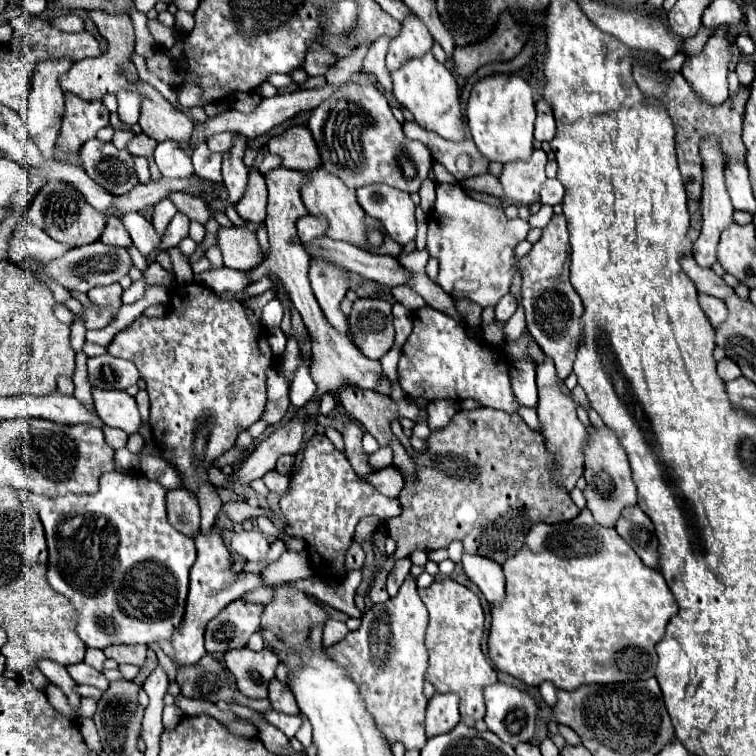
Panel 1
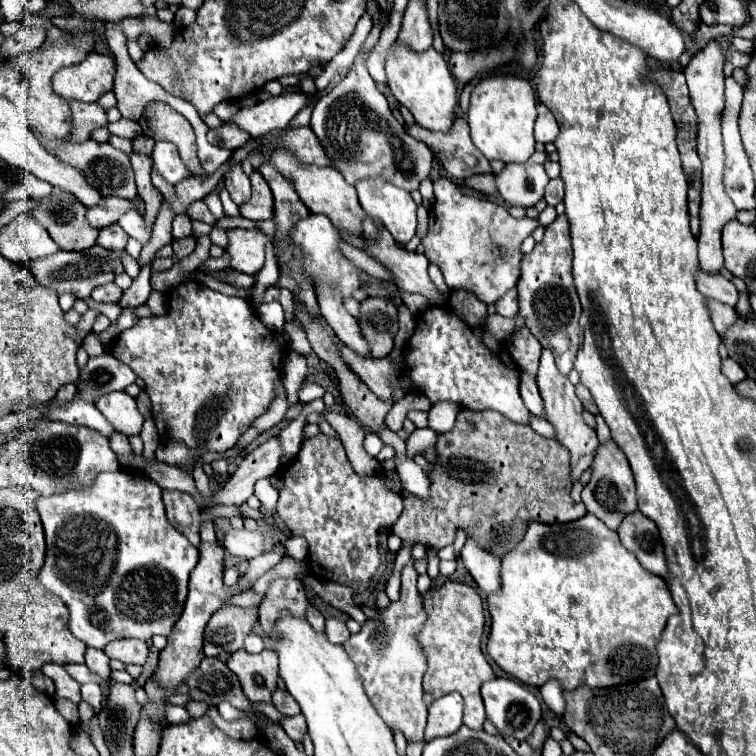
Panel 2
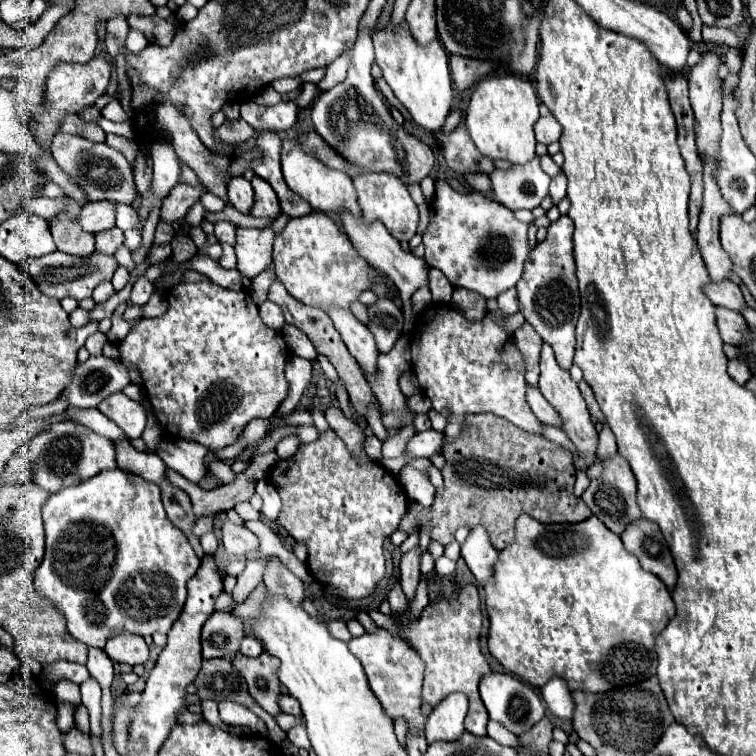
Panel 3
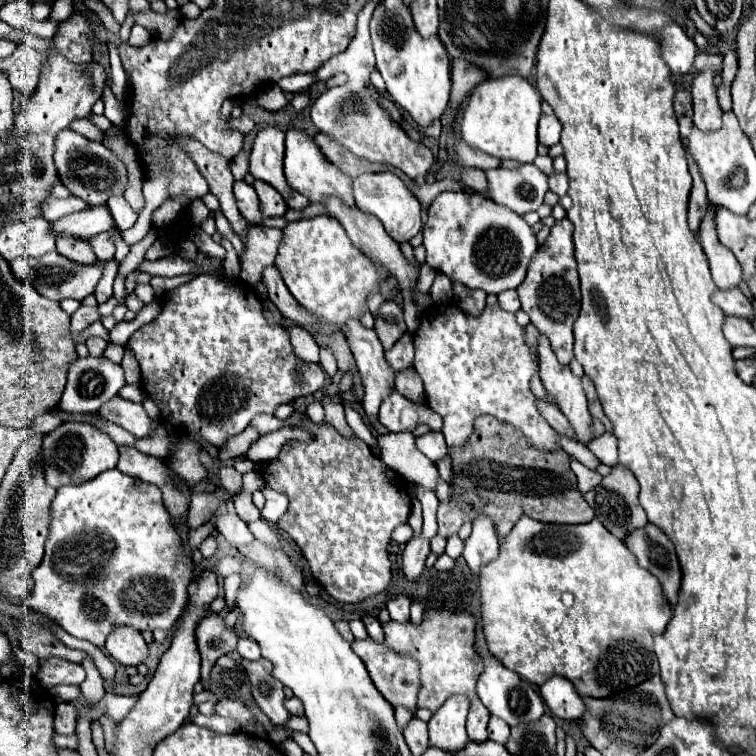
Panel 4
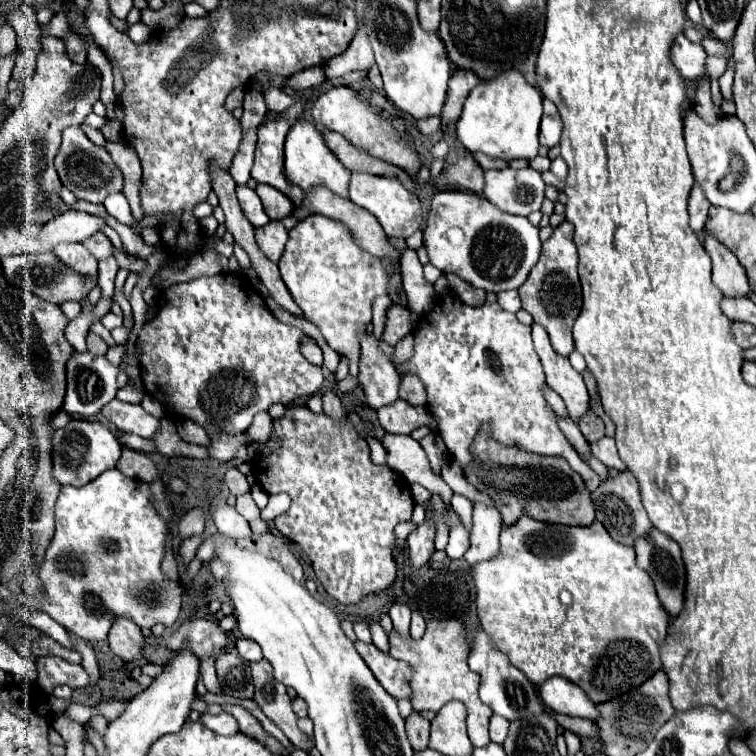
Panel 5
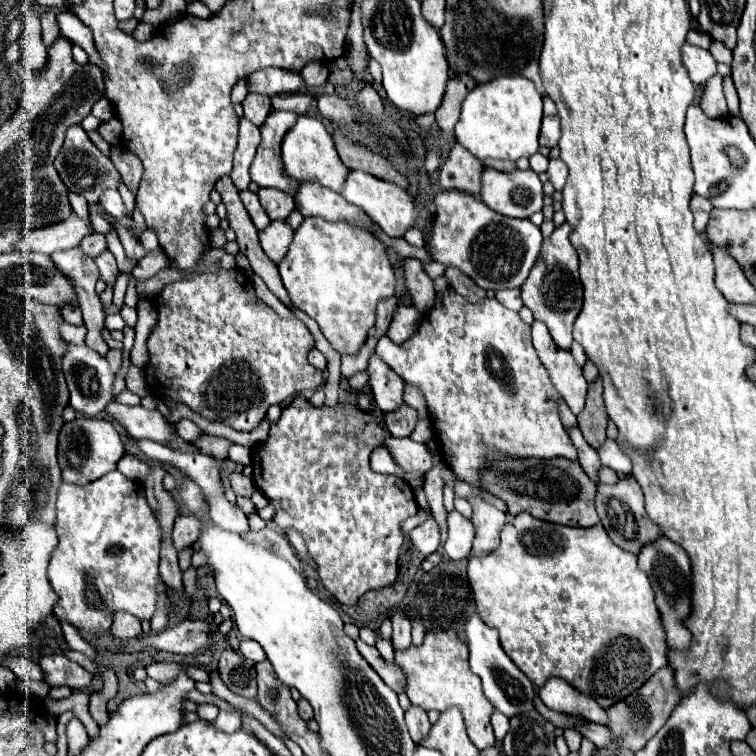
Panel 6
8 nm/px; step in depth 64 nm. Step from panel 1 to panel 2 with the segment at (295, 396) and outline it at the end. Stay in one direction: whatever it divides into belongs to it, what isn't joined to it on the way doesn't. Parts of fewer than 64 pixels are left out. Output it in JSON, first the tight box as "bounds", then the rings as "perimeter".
{"bounds":[300,382,326,402],"perimeter":[[[304,382],[304,384],[302,384],[302,390],[300,390],[300,402],[312,402],[312,400],[316,400],[316,398],[322,398],[324,392],[326,392],[326,390],[324,390],[322,386]]]}

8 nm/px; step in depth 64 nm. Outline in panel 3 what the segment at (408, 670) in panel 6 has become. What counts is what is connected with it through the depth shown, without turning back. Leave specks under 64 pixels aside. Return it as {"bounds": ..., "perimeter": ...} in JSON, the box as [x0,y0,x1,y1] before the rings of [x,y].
{"bounds":[370,584,488,736],"perimeter":[[[468,584],[462,588],[456,600],[438,600],[430,602],[418,622],[398,624],[392,616],[384,616],[378,610],[370,612],[376,626],[388,630],[392,636],[400,636],[400,640],[408,642],[424,660],[424,690],[422,702],[432,708],[442,702],[452,692],[464,692],[470,700],[470,710],[466,716],[466,730],[474,736],[486,736],[488,712],[478,694],[478,682],[484,672],[488,672],[488,662],[480,652],[480,630],[482,630],[482,614],[480,614],[480,598],[478,588]]]}

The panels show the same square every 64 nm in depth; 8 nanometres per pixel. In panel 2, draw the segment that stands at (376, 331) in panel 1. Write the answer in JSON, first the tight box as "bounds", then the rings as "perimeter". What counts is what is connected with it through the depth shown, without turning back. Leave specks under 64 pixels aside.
{"bounds":[358,298,398,356],"perimeter":[[[366,298],[360,306],[358,324],[372,340],[372,356],[388,356],[394,348],[394,336],[398,332],[398,308],[386,298]]]}

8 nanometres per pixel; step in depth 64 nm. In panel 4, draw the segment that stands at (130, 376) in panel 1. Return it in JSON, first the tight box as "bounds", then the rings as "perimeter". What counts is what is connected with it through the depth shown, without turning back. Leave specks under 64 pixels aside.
{"bounds":[60,356,126,414],"perimeter":[[[104,356],[76,358],[68,368],[68,384],[66,384],[64,396],[60,400],[60,408],[62,408],[62,412],[68,412],[68,414],[94,414],[100,410],[100,406],[104,402],[114,398],[124,384],[126,384],[126,380],[124,380],[122,366],[110,362],[108,358],[104,358]]]}

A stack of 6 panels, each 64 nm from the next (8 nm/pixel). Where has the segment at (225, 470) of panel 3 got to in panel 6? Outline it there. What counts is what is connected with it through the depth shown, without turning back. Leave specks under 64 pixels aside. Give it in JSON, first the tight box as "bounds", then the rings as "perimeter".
{"bounds":[230,472,256,496],"perimeter":[[[234,472],[230,478],[232,478],[232,490],[236,492],[236,496],[252,496],[254,494],[256,488],[254,488],[252,478],[238,474],[238,472]]]}

